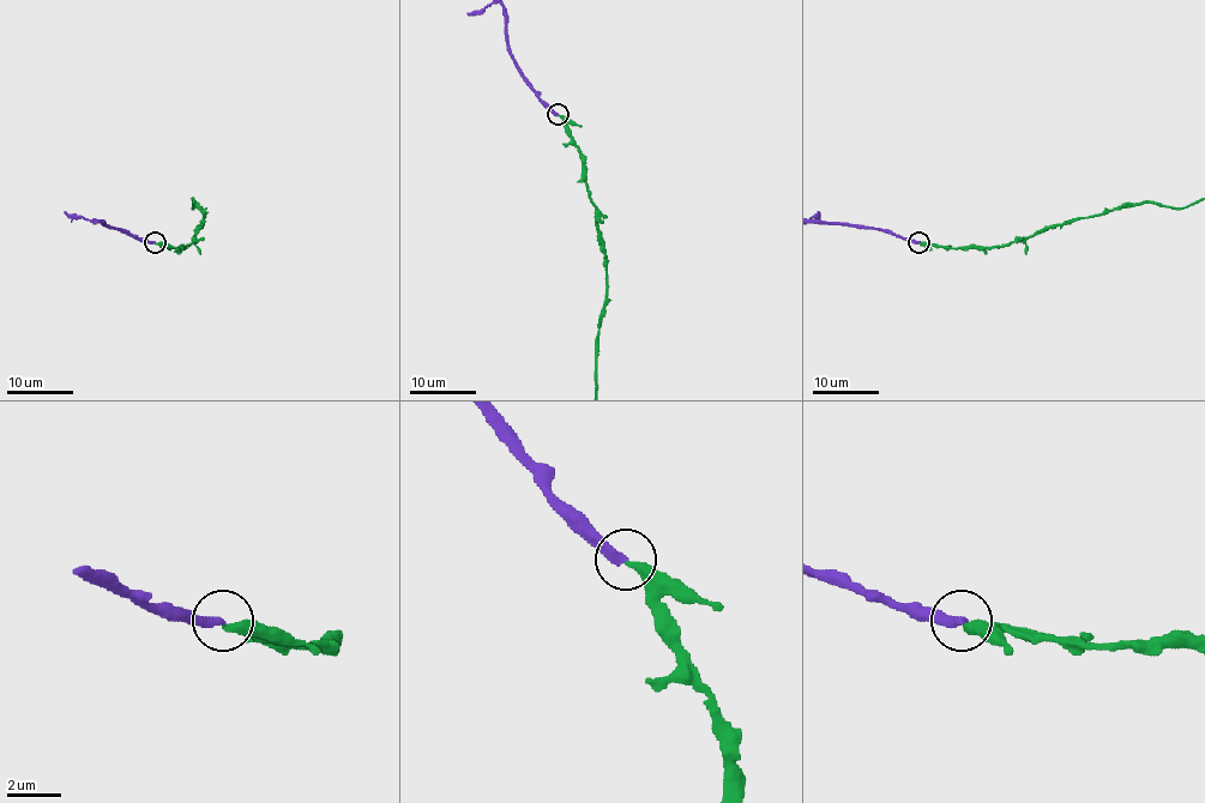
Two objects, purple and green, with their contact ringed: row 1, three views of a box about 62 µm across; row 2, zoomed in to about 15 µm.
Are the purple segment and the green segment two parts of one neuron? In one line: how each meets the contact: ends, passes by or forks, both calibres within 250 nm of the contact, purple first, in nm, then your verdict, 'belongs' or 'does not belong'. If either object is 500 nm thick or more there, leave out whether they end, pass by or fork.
purple ends; green ends; calibres 340 and 320 nm; does not belong

